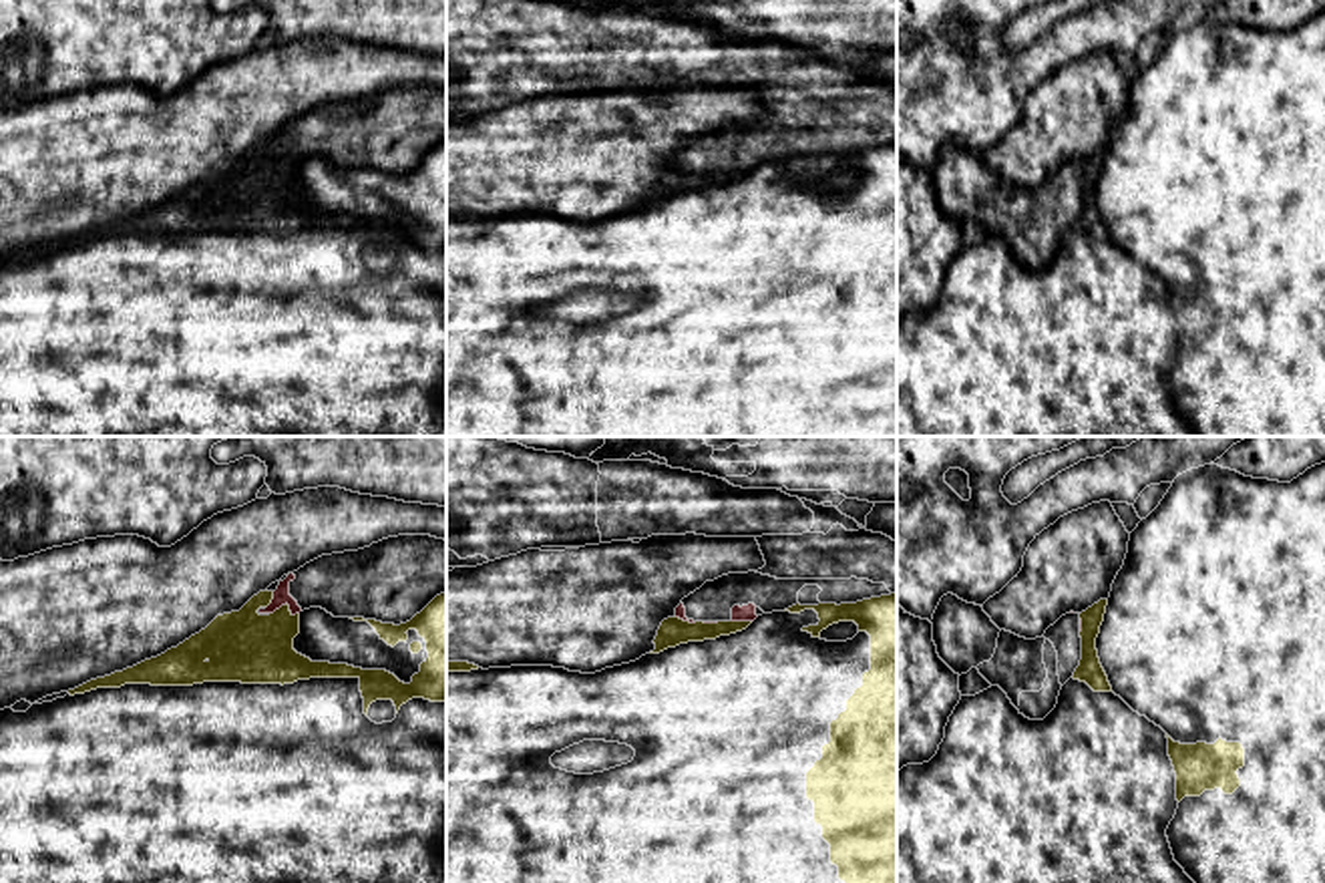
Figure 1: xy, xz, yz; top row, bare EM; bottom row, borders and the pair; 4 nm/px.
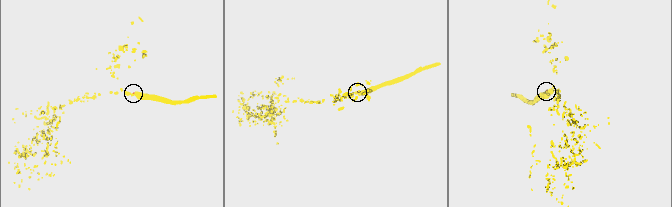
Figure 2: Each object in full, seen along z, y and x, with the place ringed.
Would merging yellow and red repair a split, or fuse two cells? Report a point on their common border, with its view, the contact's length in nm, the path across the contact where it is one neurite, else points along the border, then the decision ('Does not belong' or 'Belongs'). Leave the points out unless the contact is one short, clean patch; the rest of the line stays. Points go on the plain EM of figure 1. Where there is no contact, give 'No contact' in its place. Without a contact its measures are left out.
Touches yellow at xy (286, 153). Shared border 120 nm. Boundary: xy (298, 161), (294, 163), (282, 153), (270, 163). Does not belong

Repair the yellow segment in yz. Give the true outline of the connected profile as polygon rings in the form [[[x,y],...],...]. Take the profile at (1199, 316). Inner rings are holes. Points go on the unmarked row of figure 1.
[[[1325,12],[1291,32],[1245,26],[1218,14],[1178,24],[1160,54],[1130,82],[1108,149],[1080,163],[1082,209],[1074,229],[1114,241],[1160,276],[1176,322],[1178,358],[1166,378],[1174,410],[1198,436],[1325,436]]]

